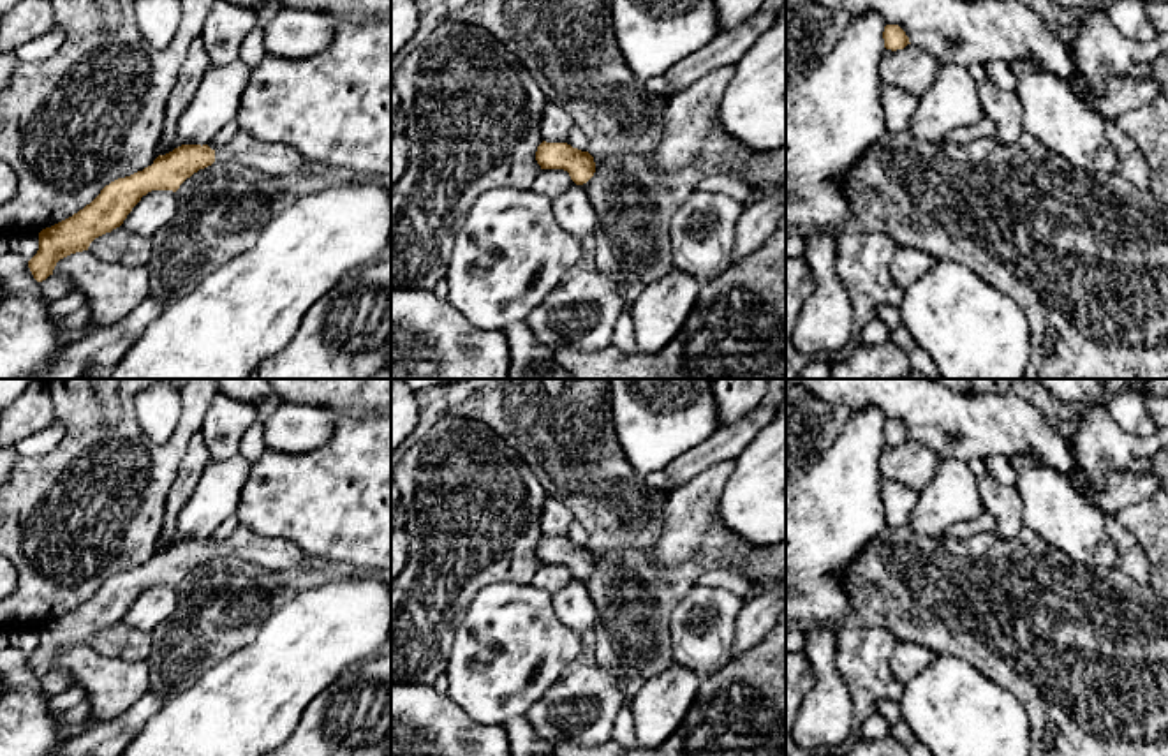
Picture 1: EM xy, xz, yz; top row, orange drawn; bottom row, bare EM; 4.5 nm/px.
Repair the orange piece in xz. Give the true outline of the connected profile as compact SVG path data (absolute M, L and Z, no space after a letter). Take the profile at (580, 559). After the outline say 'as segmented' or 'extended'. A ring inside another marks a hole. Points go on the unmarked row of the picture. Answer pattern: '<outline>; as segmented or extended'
M546 537L537 541L536 555L541 564L564 564L576 580L587 578L595 567L594 552L567 537Z; as segmented

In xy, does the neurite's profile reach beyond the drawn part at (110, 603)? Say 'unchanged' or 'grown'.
grown

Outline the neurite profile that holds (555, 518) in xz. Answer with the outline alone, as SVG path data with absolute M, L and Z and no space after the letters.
M546 497L541 513L541 532L546 537L566 537L569 525L574 522L567 506L553 497Z

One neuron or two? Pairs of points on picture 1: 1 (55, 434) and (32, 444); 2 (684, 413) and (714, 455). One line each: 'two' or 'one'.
1: one
2: two

